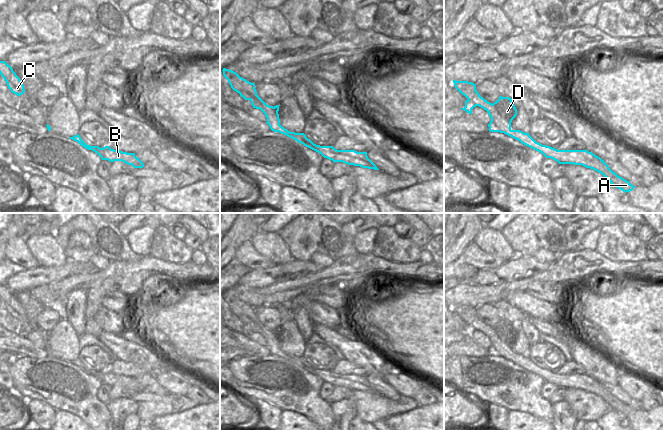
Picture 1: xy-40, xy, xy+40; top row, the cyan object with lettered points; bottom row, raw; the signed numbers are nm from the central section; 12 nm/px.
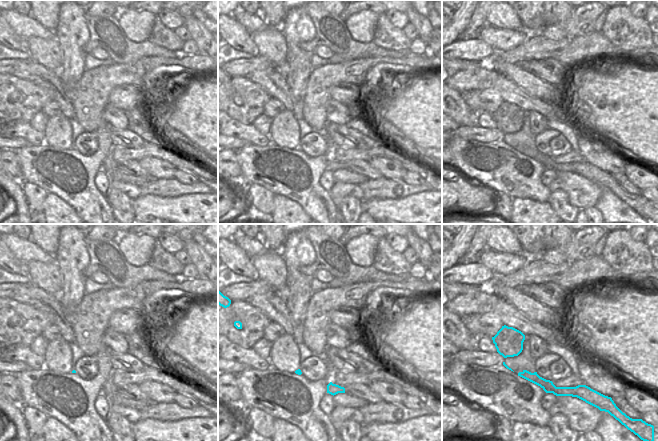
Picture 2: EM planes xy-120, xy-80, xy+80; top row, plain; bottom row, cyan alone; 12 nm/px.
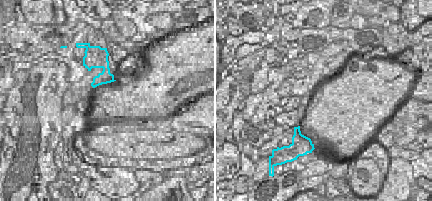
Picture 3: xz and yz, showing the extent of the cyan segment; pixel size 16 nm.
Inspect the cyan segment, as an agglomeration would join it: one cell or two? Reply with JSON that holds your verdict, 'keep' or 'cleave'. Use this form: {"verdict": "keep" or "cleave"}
{"verdict": "cleave"}

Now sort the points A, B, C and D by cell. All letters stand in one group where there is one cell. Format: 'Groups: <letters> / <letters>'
Groups: A B C / D

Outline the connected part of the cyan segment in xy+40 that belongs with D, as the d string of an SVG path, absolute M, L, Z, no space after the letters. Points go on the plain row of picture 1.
M500 320L499 323L493 327L496 332L498 333L500 339L509 346L517 339L517 333L512 326L512 323L509 321L502 321Z

